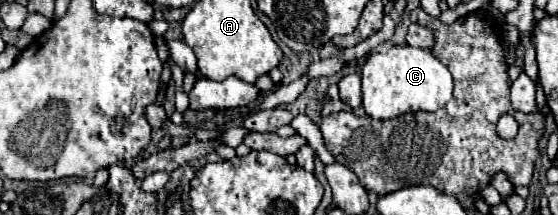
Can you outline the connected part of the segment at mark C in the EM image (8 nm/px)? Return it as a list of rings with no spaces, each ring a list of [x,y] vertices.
[[[393,45],[387,51],[371,53],[361,67],[361,79],[363,107],[373,119],[395,119],[415,111],[439,111],[449,103],[453,87],[449,69],[431,51],[411,45]]]

